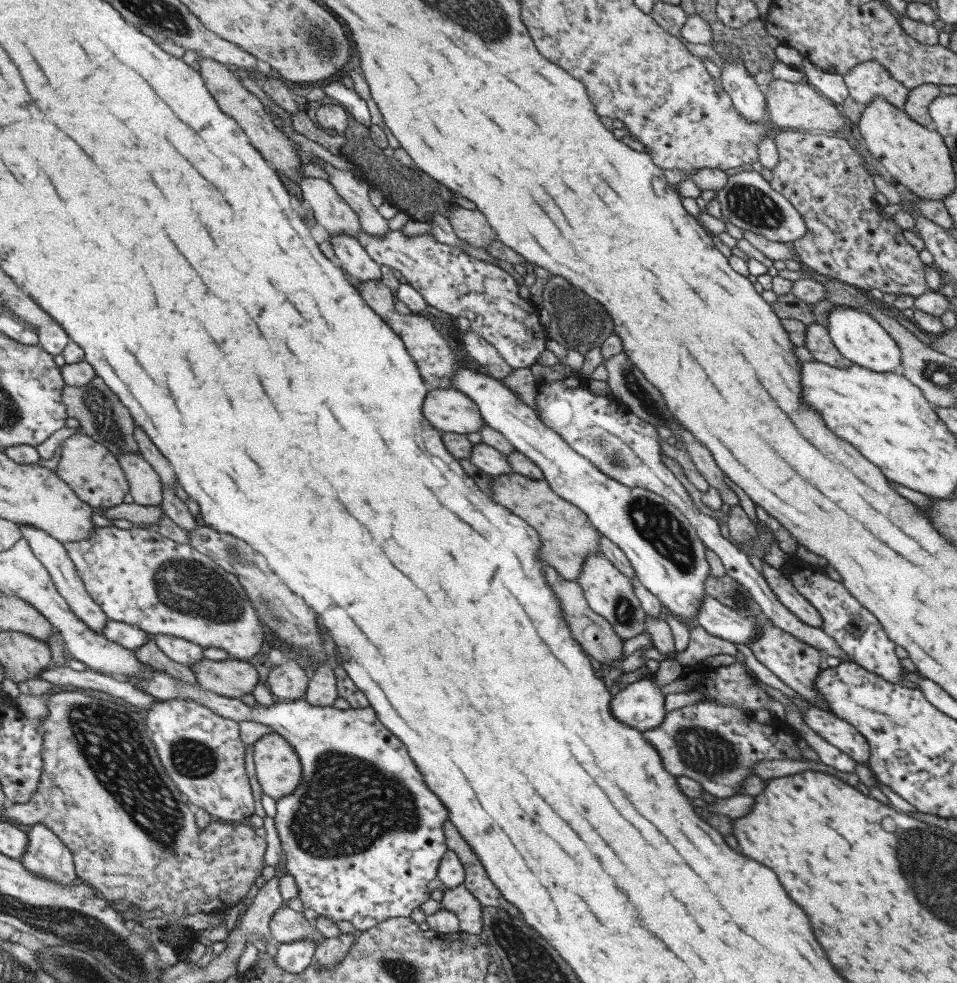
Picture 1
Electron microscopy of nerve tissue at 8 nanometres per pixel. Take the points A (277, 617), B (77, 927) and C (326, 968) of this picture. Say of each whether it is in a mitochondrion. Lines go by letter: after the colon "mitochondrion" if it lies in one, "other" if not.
A: mitochondrion
B: mitochondrion
C: other

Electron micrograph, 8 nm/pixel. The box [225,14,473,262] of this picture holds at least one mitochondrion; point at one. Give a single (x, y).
(325, 47)

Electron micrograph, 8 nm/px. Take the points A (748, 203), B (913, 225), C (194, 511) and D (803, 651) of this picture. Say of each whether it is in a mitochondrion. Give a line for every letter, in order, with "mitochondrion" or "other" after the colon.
A: mitochondrion
B: other
C: other
D: other

